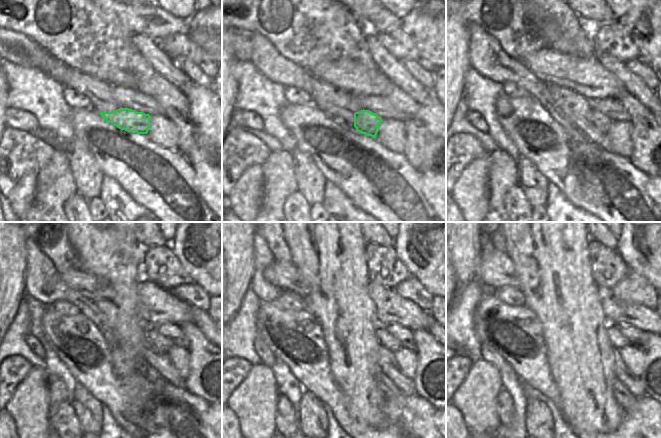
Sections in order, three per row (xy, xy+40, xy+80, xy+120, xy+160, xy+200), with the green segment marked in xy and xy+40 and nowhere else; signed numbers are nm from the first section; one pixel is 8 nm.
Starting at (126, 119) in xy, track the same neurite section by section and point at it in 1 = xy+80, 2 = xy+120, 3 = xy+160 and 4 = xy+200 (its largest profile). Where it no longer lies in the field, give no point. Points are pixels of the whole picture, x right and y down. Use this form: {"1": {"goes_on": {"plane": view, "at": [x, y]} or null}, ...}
{"1": {"goes_on": {"plane": "xy+80", "at": [598, 124]}}, "2": {"goes_on": {"plane": "xy+120", "at": [154, 351]}}, "3": {"goes_on": {"plane": "xy+160", "at": [389, 345]}}, "4": {"goes_on": {"plane": "xy+200", "at": [618, 341]}}}

